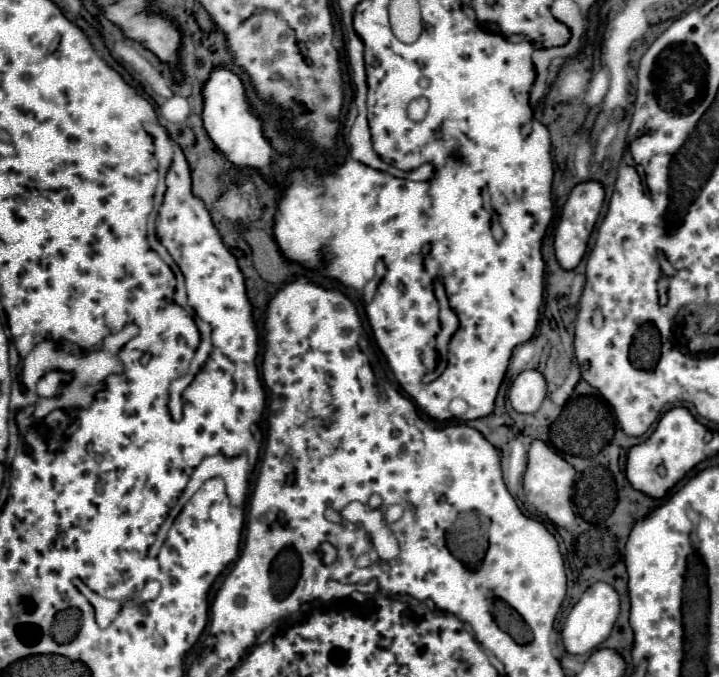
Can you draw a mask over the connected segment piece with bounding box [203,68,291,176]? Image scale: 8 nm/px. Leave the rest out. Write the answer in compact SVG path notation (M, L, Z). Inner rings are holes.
M219 68L219 78L209 78L205 90L203 90L203 122L217 144L217 148L231 160L237 168L257 168L265 176L275 176L279 172L287 172L291 160L287 156L277 156L275 150L269 146L269 142L263 138L261 132L261 122L249 112L247 98L245 98L245 88L243 82L237 74L229 70ZM271 158L277 158L277 164L271 166Z

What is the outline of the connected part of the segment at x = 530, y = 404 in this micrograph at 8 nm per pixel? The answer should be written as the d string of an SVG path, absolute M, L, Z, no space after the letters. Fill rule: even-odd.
M537 370L521 372L509 390L511 406L523 414L537 412L545 396L547 396L547 382L543 374Z

